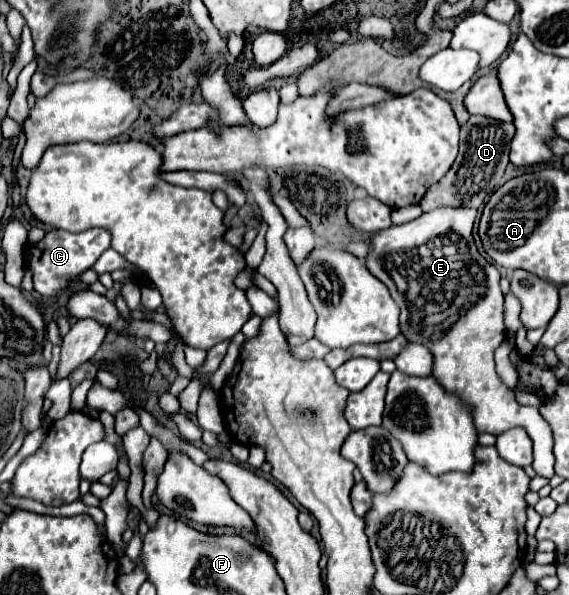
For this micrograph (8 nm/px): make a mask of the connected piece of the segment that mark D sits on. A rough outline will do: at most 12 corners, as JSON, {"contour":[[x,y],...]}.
{"contour":[[470,116],[420,200],[478,208],[504,176],[514,124]]}

